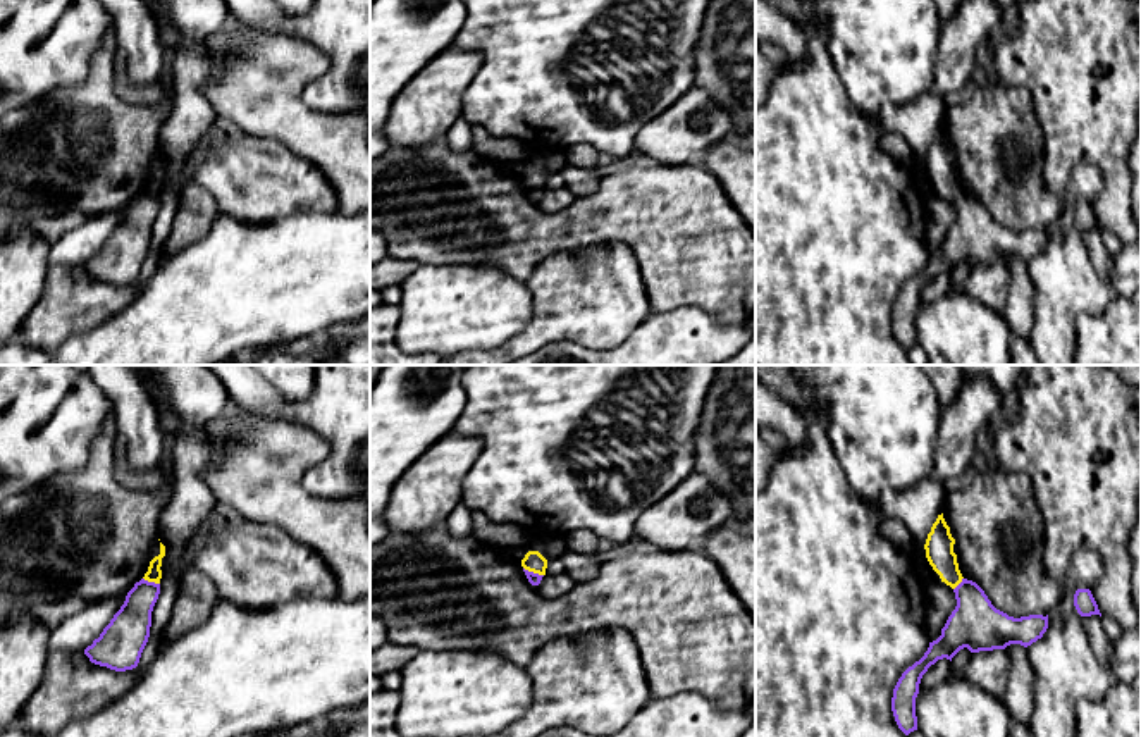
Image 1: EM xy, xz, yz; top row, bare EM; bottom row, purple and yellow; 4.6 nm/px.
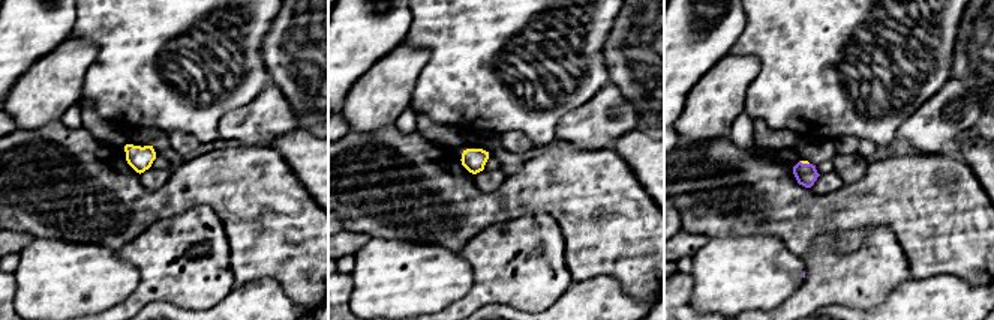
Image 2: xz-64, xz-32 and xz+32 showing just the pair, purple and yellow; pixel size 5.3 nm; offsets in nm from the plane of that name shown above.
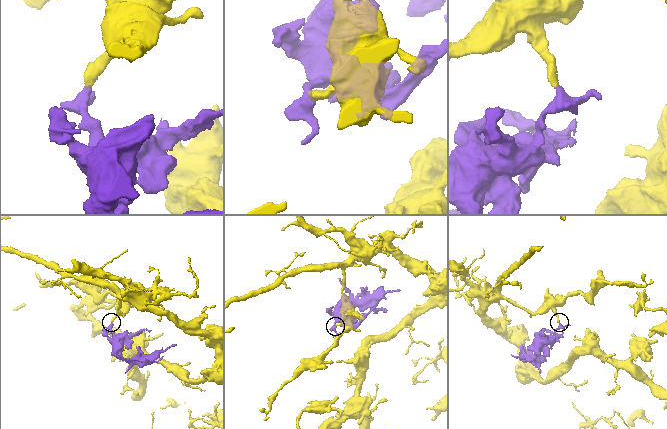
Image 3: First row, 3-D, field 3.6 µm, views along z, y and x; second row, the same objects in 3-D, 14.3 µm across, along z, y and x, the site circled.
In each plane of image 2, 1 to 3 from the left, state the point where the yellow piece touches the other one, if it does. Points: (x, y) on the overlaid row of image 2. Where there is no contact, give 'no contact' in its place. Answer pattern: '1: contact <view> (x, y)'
1: no contact
2: no contact
3: contact xz+32 (804, 164)

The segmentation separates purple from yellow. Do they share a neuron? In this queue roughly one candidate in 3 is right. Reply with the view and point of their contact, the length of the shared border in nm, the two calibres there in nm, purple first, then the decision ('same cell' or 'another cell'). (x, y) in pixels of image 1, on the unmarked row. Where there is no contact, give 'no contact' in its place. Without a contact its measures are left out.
contact xz (532, 186); length 100 nm; calibres 60 and 100 nm; same cell

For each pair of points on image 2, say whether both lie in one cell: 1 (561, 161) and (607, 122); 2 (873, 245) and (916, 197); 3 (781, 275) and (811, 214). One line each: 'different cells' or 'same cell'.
1: different cells
2: different cells
3: different cells

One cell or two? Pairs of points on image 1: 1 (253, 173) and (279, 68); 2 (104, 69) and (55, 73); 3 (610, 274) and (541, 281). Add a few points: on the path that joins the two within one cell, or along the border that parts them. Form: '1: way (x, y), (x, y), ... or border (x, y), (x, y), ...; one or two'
1: border (243, 135), (277, 140), (298, 155); two
2: border (102, 45), (78, 85), (52, 90); two
3: way (592, 281), (558, 281); one

